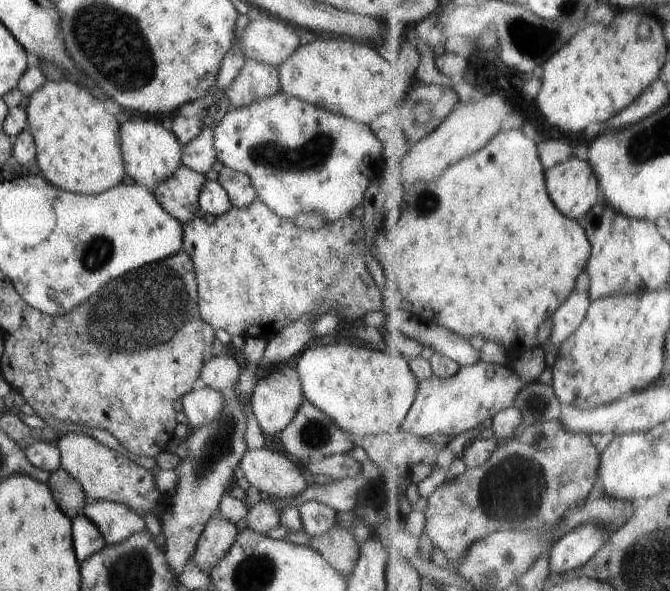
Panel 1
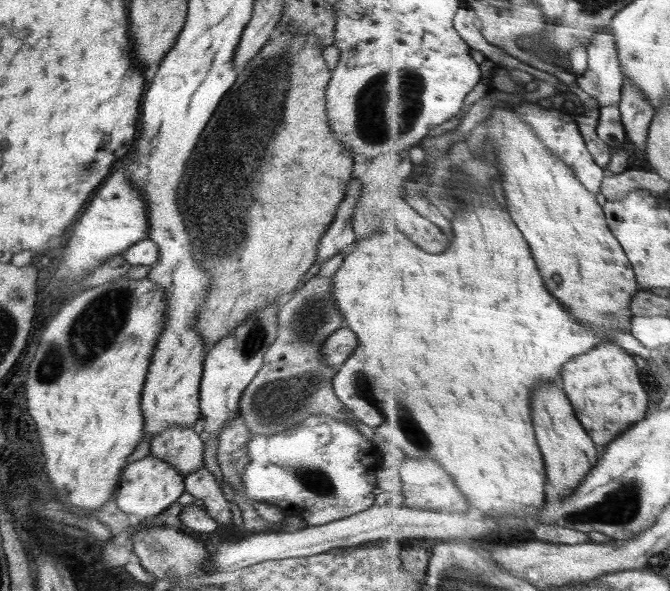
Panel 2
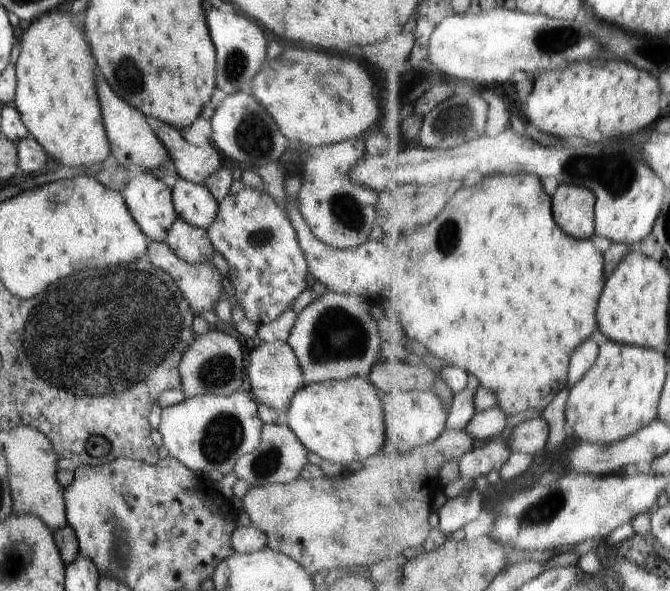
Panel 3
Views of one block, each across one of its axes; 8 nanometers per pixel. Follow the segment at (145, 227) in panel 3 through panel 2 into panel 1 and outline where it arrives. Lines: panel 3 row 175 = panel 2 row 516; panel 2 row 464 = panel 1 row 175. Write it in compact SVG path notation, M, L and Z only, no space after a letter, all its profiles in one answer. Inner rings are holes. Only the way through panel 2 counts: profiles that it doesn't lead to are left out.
M129 118L124 122L120 121L119 131L125 174L137 185L153 191L182 166L182 146L175 134L162 126L161 118Z

